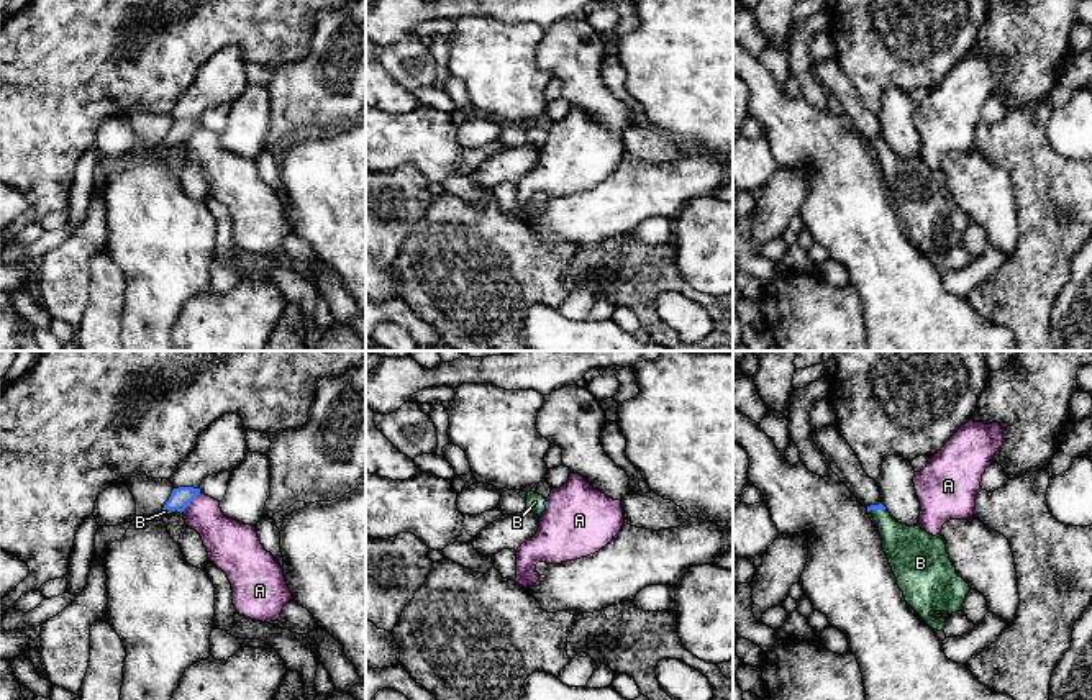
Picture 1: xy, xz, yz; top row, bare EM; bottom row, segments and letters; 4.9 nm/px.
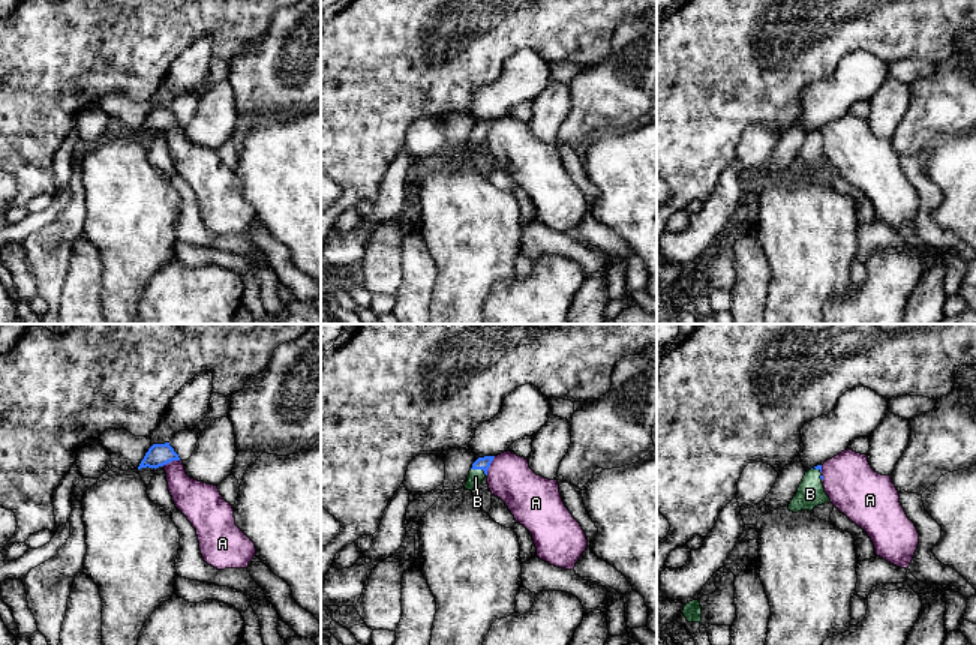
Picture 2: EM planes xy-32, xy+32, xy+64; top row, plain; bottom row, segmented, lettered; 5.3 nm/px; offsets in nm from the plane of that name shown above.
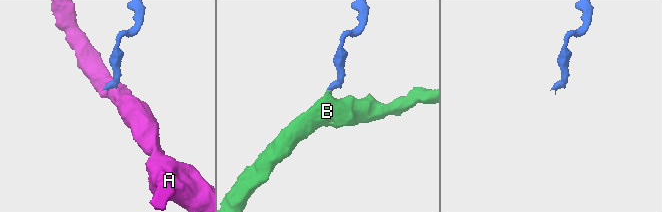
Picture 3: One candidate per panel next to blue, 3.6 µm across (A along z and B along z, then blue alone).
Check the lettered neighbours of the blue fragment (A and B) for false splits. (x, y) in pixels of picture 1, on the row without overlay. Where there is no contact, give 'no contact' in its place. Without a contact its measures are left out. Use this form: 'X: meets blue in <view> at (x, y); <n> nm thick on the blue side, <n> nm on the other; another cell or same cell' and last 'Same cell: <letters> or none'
A: meets blue in xy at (191, 133); 100 nm thick on the blue side, 200 nm on the other; another cell
B: meets blue in xy at (171, 141); 100 nm thick on the blue side, 30 nm on the other; same cell
Same cell: B

